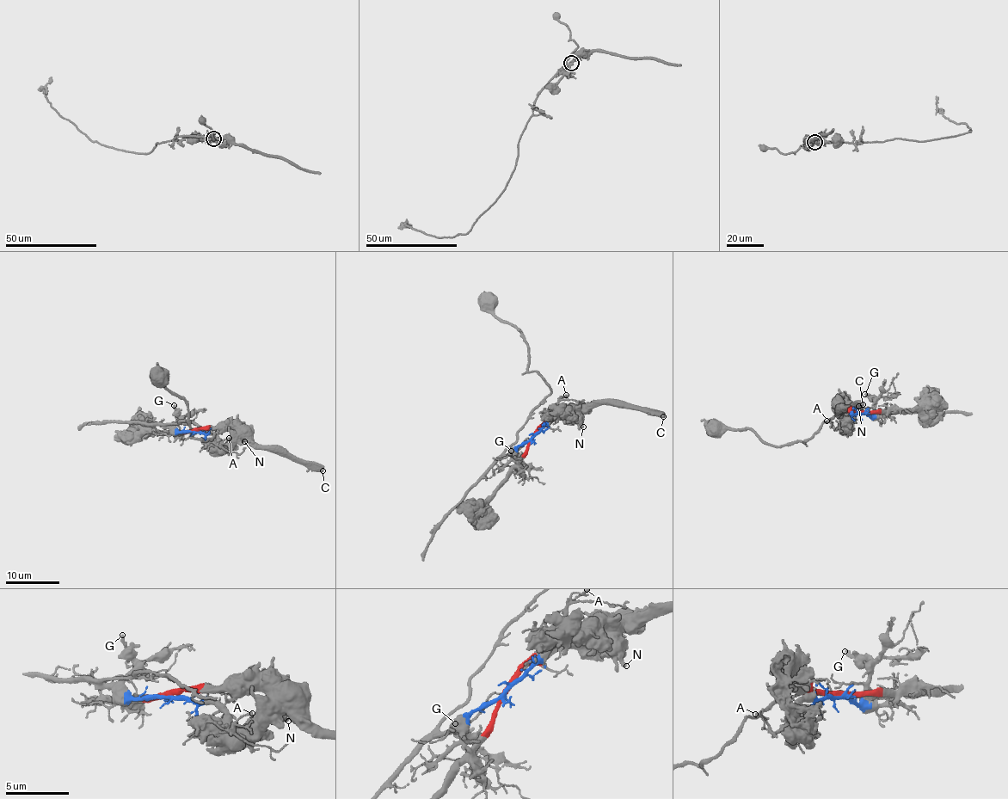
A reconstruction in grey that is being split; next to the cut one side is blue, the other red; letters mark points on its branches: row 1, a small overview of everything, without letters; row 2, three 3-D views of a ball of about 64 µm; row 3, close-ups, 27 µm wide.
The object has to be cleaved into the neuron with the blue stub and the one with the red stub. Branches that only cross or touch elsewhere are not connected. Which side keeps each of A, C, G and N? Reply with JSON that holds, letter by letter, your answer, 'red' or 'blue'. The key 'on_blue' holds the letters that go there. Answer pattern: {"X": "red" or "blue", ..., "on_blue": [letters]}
{"A": "blue", "C": "red", "G": "blue", "N": "red", "on_blue": ["A", "G"]}

